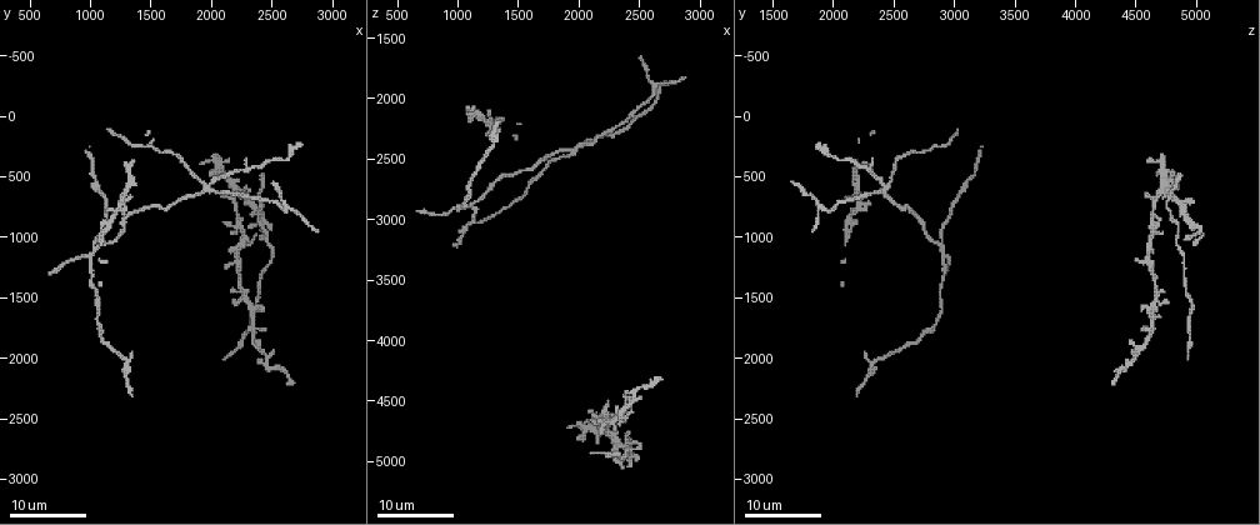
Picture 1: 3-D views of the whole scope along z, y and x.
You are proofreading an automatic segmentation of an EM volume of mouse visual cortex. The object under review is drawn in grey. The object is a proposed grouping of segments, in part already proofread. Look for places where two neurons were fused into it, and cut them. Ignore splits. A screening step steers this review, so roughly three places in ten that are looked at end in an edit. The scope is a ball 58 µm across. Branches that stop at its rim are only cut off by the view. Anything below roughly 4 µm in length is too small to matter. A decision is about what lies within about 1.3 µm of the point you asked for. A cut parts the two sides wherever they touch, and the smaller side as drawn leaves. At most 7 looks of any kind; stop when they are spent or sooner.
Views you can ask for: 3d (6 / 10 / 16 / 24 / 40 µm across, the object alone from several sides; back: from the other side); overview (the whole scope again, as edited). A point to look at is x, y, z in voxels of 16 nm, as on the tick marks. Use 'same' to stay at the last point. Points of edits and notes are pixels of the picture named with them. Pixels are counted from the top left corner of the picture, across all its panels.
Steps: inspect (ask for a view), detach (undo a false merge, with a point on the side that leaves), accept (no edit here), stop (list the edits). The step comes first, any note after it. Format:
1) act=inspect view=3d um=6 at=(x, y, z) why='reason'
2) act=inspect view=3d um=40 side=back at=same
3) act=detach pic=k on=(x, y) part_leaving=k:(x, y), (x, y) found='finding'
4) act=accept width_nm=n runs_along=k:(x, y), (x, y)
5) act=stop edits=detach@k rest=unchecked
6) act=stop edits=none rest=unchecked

act=inspect view=3d um=24 at=(2000, 600, 2420) why='four-way junction'

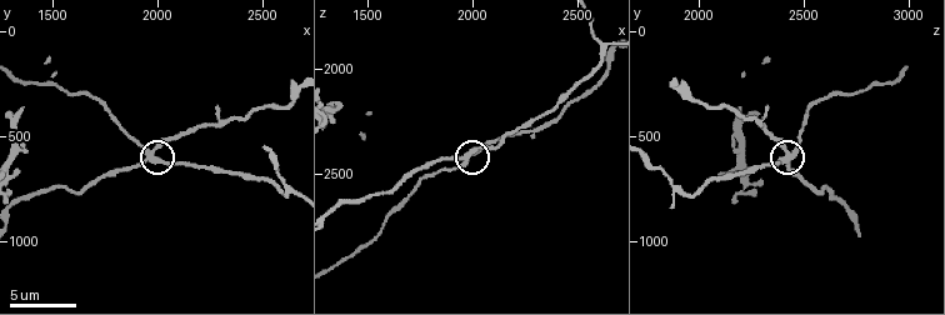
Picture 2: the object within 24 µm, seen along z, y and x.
act=inspect view=3d um=6 at=(1990, 600, 2420)

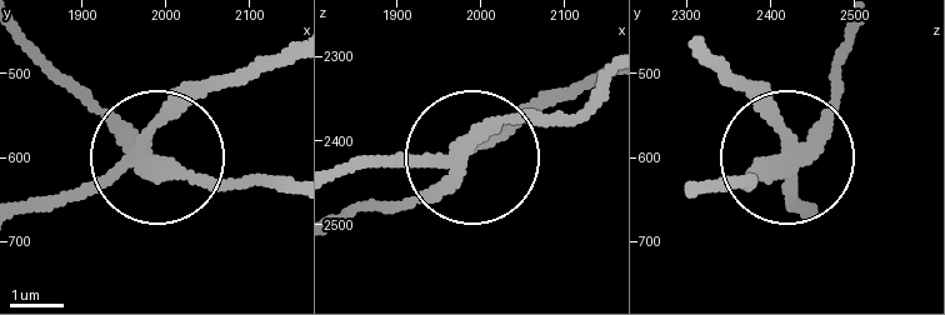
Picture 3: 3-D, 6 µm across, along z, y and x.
act=detach pic=3 on=(204, 184) part_leaving=3:(145, 160), (208, 188), (288, 188) found='a second neuron is stuck on'

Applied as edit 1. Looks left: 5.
act=inspect view=3d um=24 at=(2200, 700, 4680) why='small branch off a trunk'

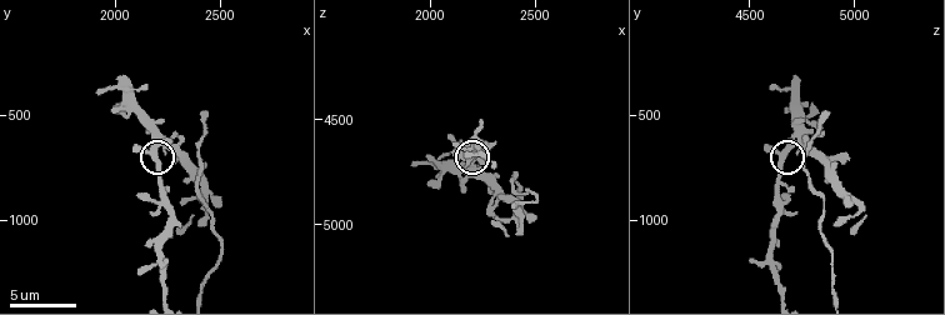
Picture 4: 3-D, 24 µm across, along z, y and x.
act=inspect view=3d um=6 at=(2190, 700, 4640) why='zoom in'

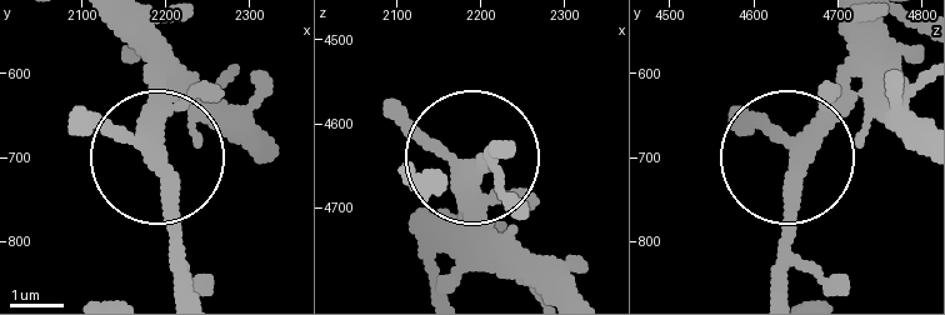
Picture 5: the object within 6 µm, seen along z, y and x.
act=accept side_arm_um=31 runs_along=5:(106, 23), (146, 76), (174, 291) found='one neuron here'

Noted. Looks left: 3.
act=stop edits=detach@3 rest=unchecked

